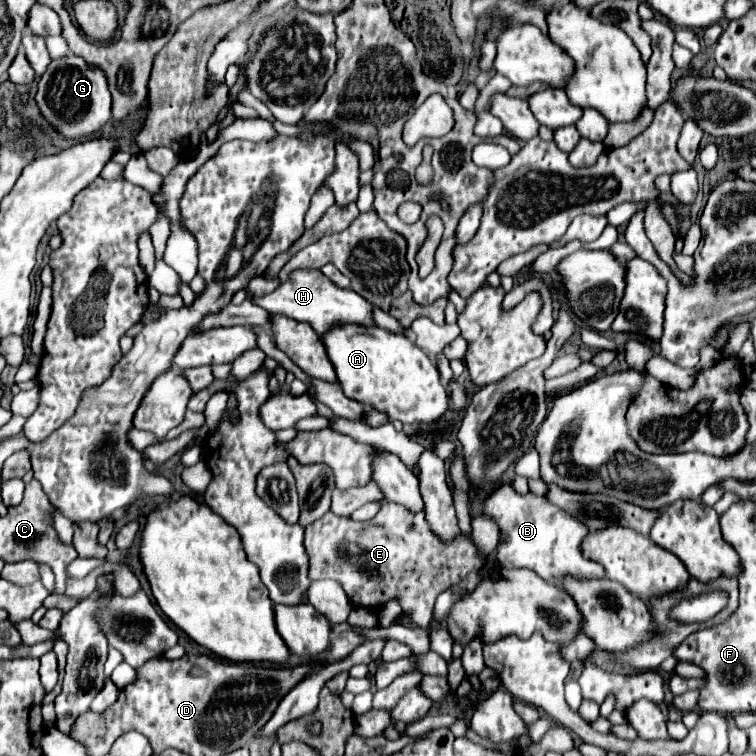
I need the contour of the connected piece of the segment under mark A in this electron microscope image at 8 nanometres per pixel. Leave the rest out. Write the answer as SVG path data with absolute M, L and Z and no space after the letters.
M335 324L335 328L323 336L323 344L347 398L389 412L389 420L401 420L403 424L433 424L445 414L447 392L439 384L437 366L407 334L389 332L377 326Z

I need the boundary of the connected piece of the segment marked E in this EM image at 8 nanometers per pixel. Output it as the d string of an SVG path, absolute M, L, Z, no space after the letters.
M391 502L383 504L381 510L367 522L353 522L351 518L333 516L327 512L305 528L303 544L309 556L311 582L333 578L343 586L349 602L355 608L365 608L375 614L379 614L391 600L397 600L403 614L411 616L411 620L421 628L427 628L431 624L435 598L447 588L459 584L469 572L477 572L483 566L483 560L477 558L477 550L471 538L465 538L461 534L453 542L445 544L431 534L429 524L425 522L425 516L421 512L407 512L407 508L403 508L401 504Z

